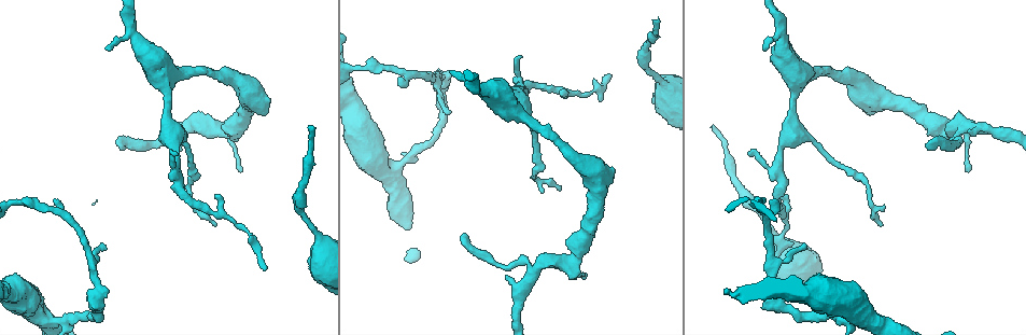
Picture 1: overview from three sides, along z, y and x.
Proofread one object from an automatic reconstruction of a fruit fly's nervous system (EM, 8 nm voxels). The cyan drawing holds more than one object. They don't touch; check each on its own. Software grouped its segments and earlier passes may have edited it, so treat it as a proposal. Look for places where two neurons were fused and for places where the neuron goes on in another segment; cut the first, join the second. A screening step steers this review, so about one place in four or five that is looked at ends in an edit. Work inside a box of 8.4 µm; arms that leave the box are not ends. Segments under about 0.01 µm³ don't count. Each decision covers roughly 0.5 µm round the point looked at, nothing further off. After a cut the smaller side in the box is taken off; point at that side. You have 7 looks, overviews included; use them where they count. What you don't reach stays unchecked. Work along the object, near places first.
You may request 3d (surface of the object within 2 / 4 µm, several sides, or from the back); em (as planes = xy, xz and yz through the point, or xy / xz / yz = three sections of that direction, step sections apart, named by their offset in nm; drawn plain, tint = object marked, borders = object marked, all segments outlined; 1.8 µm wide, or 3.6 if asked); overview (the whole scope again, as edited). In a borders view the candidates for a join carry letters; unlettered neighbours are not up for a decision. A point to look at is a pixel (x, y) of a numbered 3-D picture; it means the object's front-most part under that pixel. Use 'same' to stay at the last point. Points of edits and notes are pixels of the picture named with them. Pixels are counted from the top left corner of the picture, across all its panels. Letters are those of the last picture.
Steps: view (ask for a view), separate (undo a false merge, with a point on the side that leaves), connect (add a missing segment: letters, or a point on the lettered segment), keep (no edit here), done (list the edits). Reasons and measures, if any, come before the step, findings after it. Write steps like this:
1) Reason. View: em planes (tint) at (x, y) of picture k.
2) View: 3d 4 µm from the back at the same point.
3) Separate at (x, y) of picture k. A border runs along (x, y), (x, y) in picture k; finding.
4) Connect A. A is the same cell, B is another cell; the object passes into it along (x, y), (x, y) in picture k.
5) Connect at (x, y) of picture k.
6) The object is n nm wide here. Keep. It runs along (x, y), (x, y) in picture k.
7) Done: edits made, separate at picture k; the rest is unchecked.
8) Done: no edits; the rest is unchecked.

Thin end. View: em planes (borders) at (310, 126) of picture 1.

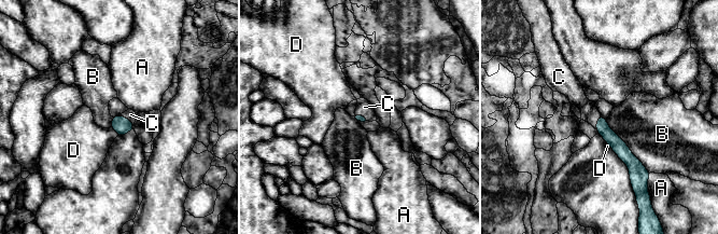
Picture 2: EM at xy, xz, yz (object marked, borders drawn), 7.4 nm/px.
Connect at (364, 107) of picture 2. C is the same cell, A, B and D are other cells; the object passes into it along (356, 116), (363, 115), (364, 107) in picture 2; the neuron continues.

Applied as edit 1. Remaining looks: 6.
View: overview.

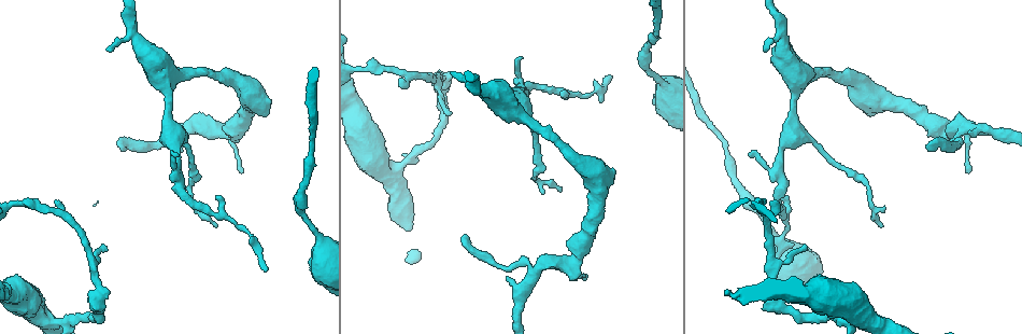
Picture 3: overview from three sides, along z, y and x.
Touches itself. View: 3d 2 µm at (169, 78) of picture 3.

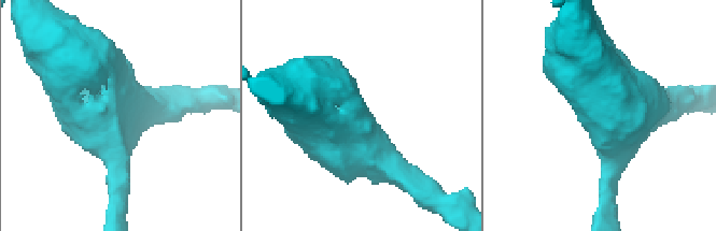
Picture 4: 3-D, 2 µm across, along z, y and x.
View: em planes (borders) at (120, 115) of picture 4.

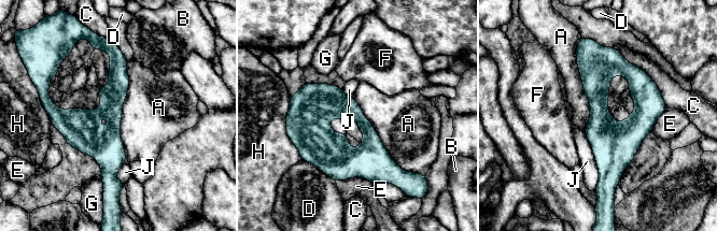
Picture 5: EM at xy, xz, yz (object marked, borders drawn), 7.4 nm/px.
The object is 190 nm wide here. Keep. A, B, C, D, E, F, G, H and J are other cells; a border runs along (127, 60), (126, 159) in picture 5; continuous, no second neuron.

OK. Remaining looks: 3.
Sharp bend. View: 3d 4 µm at (571, 260) of picture 3.

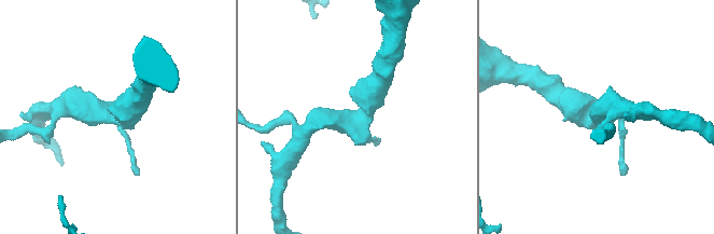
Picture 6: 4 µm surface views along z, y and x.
Shape alone is not enough. View: em xy step 8 (tint) at (354, 118) of picture 6.

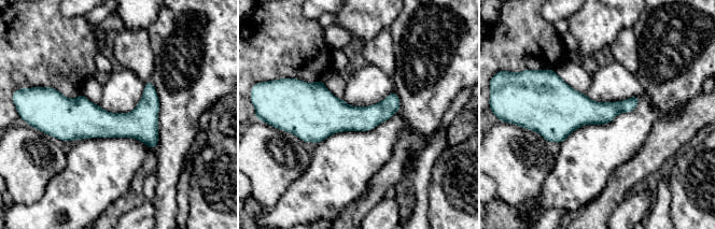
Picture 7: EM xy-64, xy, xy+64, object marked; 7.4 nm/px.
See the neighbours. View: em xy step 8 (borders) at the same point.

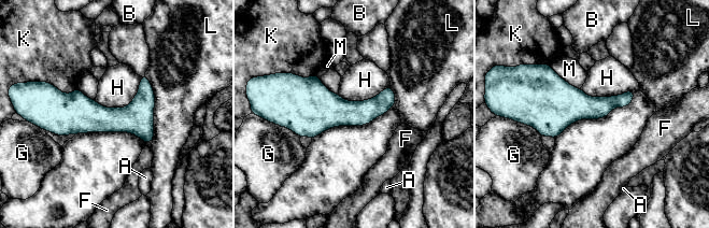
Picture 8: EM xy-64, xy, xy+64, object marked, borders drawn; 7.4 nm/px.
The object is 220 nm wide here. Keep. A, B, F, G, H, K, L and M are other cells; a border runs along (141, 76), (126, 105), (95, 100) in picture 8; all the same neuron.

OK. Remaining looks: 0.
Done: edits made, connect at picture 2; the rest is unchecked.

